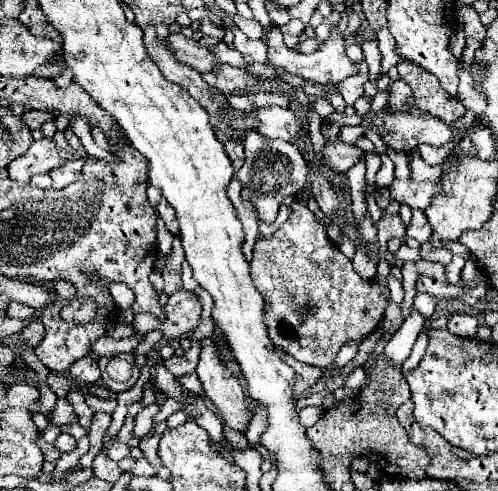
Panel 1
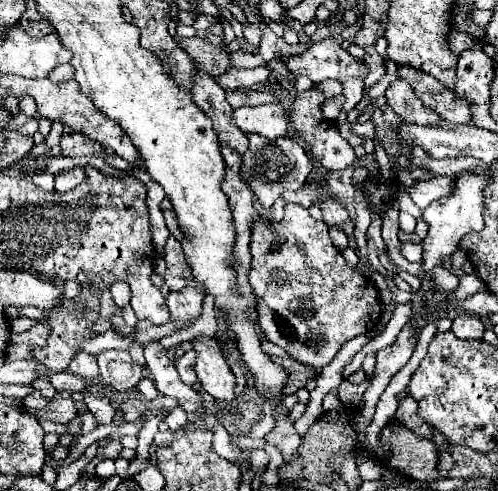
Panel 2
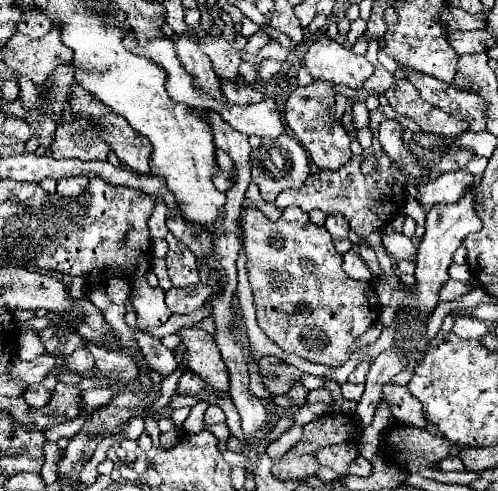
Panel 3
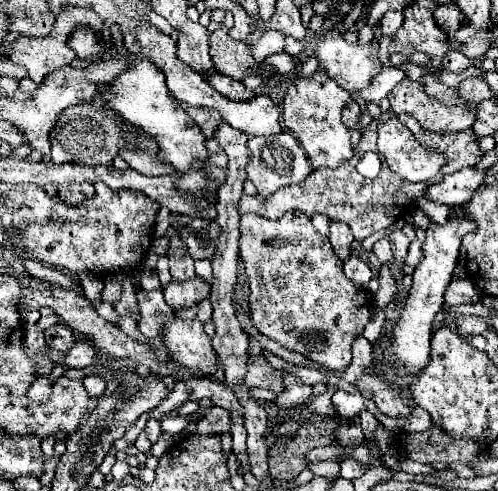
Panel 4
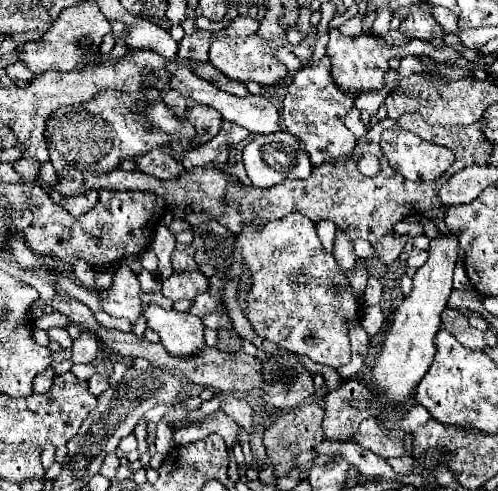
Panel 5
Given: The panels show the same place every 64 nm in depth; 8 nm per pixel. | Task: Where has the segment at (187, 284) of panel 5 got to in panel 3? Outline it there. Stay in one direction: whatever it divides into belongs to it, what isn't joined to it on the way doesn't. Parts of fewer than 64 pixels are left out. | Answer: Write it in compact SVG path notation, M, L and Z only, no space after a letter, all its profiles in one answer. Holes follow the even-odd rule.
M196 284L192 288L170 288L166 292L166 304L172 310L172 314L192 314L194 310L204 306L210 294L210 284Z

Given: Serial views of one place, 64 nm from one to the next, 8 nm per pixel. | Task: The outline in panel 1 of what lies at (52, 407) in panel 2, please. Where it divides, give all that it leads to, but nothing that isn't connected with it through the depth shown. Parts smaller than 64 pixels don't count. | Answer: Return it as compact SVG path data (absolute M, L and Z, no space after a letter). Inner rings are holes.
M58 398L56 410L50 414L50 418L52 418L52 422L54 422L56 426L64 426L64 424L76 422L76 414L74 414L74 410L72 410L72 404L70 404L66 398Z

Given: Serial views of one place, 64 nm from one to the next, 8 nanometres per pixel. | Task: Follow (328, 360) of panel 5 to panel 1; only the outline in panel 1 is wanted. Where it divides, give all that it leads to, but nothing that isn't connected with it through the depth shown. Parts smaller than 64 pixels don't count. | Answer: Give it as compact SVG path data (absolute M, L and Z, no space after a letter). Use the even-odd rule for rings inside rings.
M304 202L292 204L292 216L270 238L258 238L250 268L252 280L266 302L266 324L274 346L294 356L298 362L318 368L328 368L344 344L358 344L368 338L378 328L384 310L388 308L388 288L376 280L360 278L354 272L350 258L328 240L326 228L318 224Z

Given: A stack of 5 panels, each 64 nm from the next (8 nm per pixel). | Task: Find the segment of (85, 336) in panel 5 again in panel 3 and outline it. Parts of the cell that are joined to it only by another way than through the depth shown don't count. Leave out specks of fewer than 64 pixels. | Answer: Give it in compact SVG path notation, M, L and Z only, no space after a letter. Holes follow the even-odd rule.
M80 348L80 350L76 350L74 354L68 356L66 368L72 370L72 372L78 372L78 374L86 374L94 368L94 356L90 354L88 348Z

